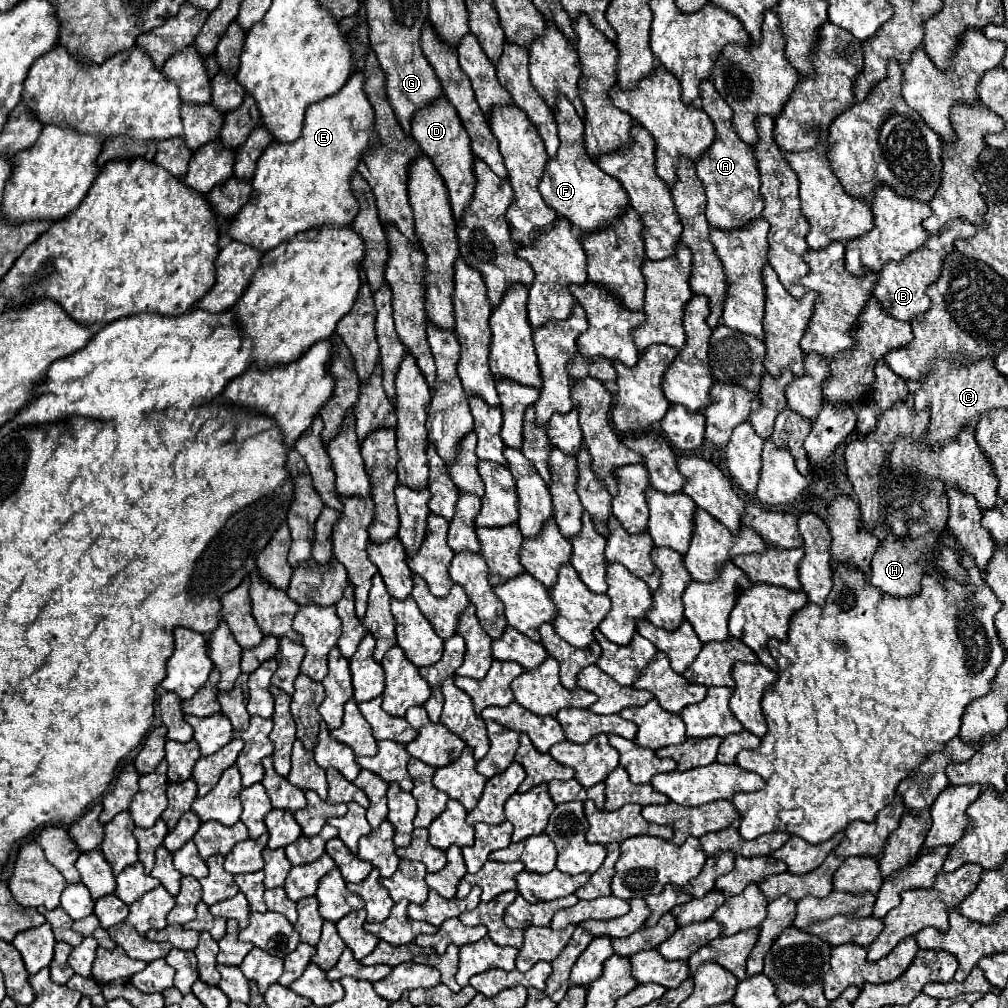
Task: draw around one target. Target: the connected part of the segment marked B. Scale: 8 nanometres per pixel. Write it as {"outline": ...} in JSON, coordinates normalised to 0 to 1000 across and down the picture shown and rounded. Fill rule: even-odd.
{"outline":[[[945,219],[934,233],[922,235],[920,243],[916,243],[916,247],[910,247],[910,251],[904,251],[896,257],[894,263],[878,263],[876,269],[872,269],[872,277],[870,277],[870,285],[866,289],[866,295],[874,301],[876,309],[892,318],[908,318],[912,314],[916,314],[922,307],[924,307],[924,297],[918,293],[918,289],[932,277],[934,273],[934,265],[939,257],[939,253],[943,253],[947,249],[947,237],[961,237],[969,231],[967,223],[959,223],[959,219]]]}

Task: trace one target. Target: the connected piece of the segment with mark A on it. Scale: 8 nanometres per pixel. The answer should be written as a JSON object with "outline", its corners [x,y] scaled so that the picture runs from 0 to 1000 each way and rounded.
{"outline":[[[705,80],[697,82],[695,88],[695,108],[705,116],[709,124],[709,140],[699,150],[695,160],[691,162],[691,174],[699,184],[701,193],[701,217],[705,225],[715,229],[727,229],[741,225],[747,217],[755,215],[757,209],[757,195],[753,191],[755,180],[753,180],[753,168],[747,154],[745,144],[737,142],[727,126],[727,108],[719,102],[719,98],[711,92]]]}

